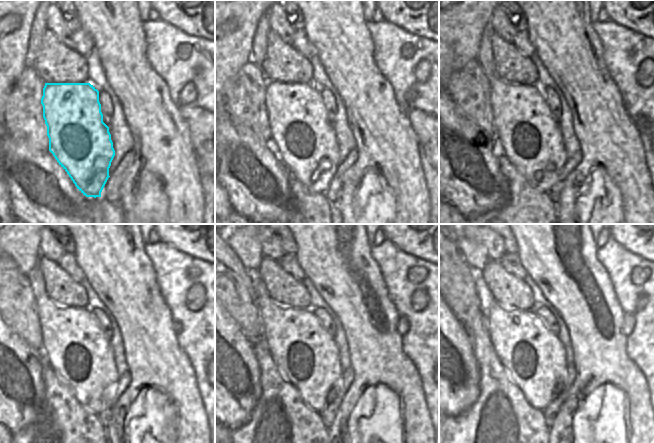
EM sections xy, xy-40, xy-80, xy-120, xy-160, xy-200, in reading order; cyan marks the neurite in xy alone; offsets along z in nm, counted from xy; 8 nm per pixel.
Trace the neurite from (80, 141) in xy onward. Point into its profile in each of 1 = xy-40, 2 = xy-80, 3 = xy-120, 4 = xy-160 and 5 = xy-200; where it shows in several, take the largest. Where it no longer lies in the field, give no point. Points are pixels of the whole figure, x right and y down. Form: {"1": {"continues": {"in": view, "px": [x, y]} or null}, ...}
{"1": {"continues": {"in": "xy-40", "px": [302, 136]}}, "2": {"continues": {"in": "xy-80", "px": [526, 132]}}, "3": {"continues": {"in": "xy-120", "px": [74, 345]}}, "4": {"continues": {"in": "xy-160", "px": [306, 355]}}, "5": {"continues": {"in": "xy-200", "px": [533, 356]}}}

